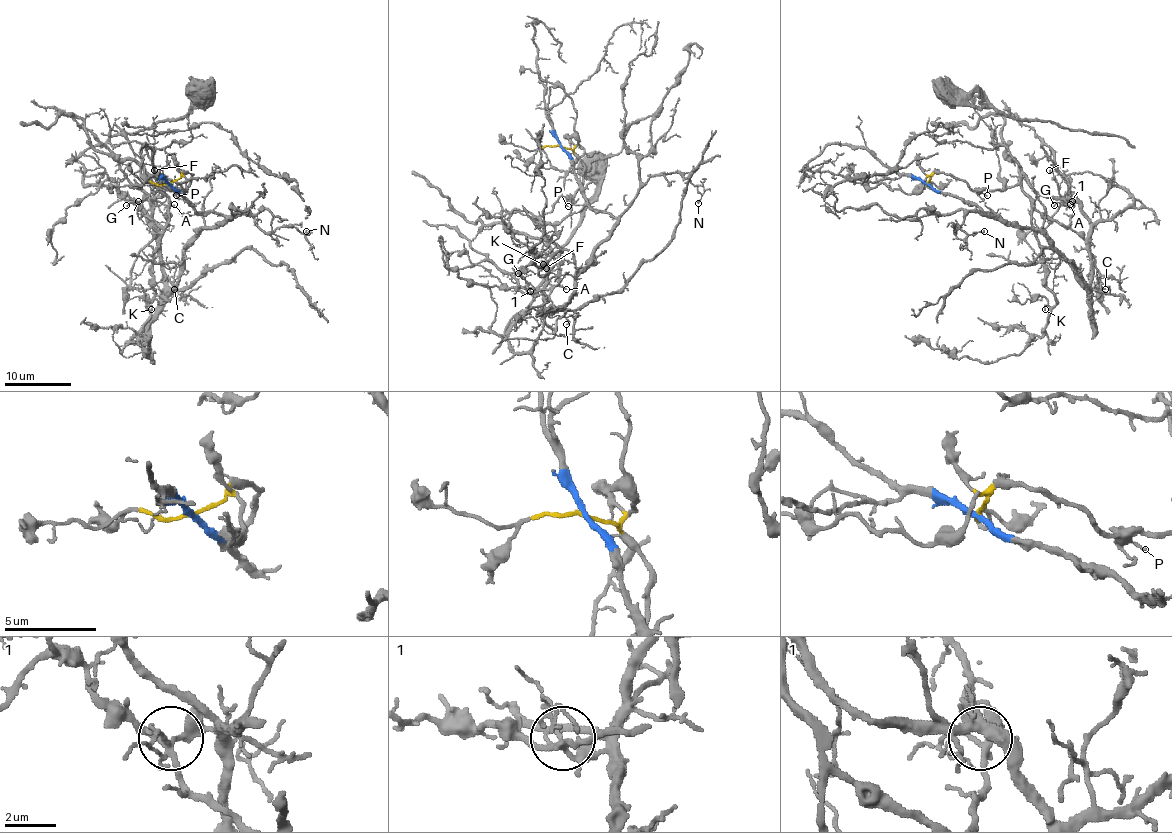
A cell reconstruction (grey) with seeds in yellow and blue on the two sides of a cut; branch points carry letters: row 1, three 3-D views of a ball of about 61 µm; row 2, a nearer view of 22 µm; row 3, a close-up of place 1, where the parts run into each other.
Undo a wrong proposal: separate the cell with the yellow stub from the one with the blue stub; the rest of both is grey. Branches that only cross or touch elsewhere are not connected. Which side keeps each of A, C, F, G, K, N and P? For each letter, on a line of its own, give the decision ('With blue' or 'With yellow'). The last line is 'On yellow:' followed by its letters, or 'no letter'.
A: With blue
C: With blue
F: With blue
G: With blue
K: With yellow
N: With blue
P: With yellow
On yellow: K, P

